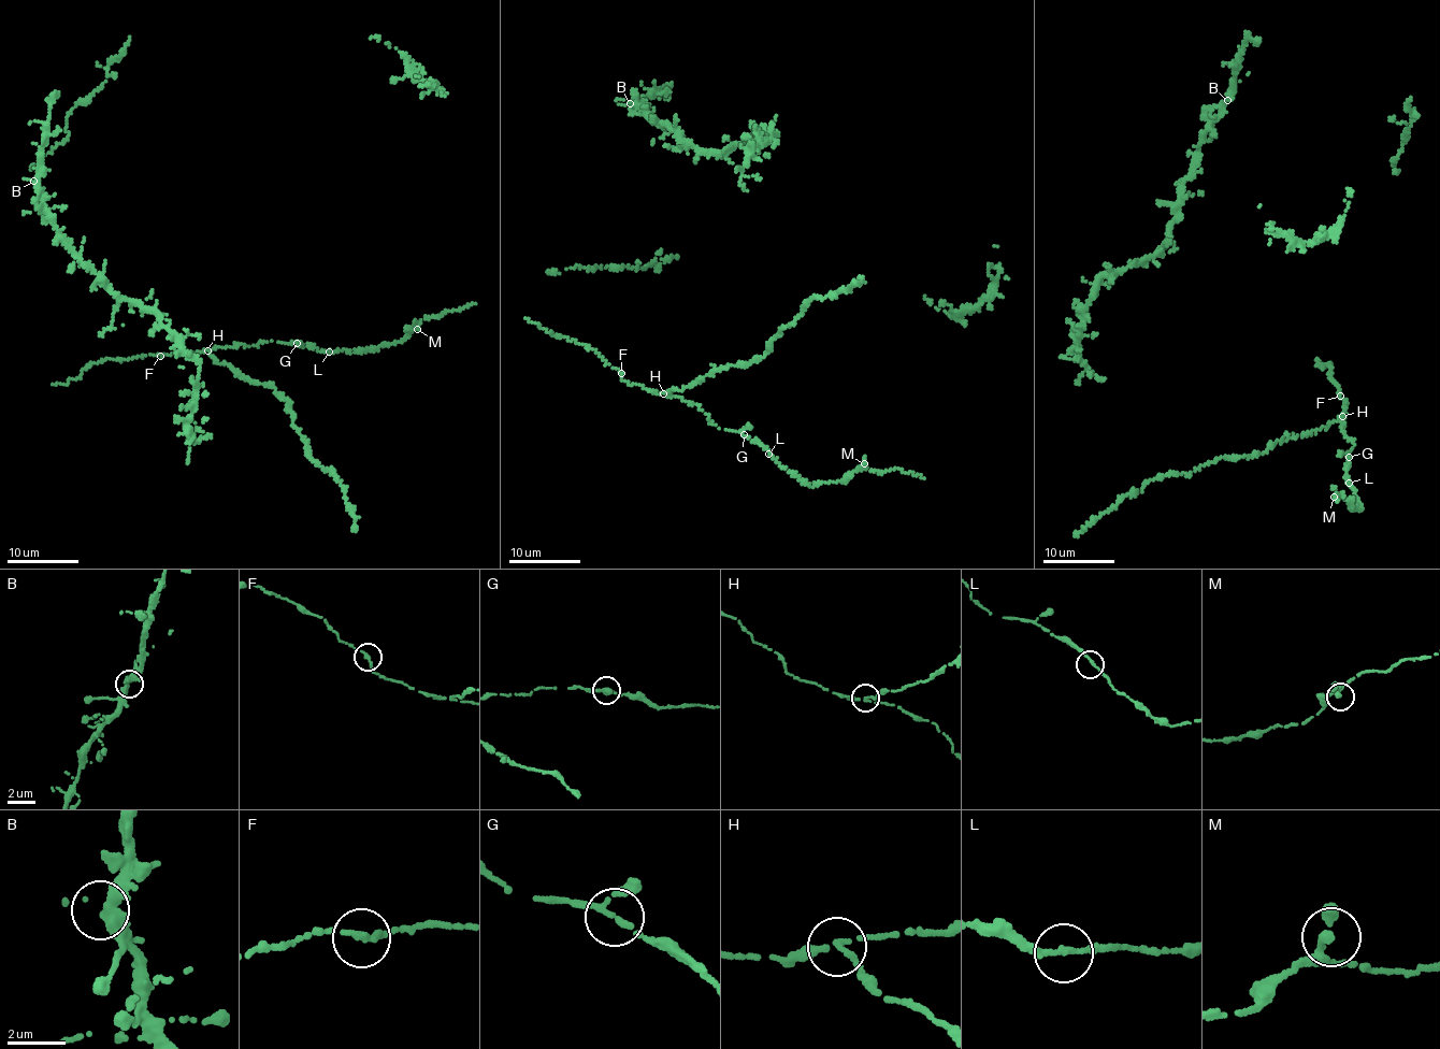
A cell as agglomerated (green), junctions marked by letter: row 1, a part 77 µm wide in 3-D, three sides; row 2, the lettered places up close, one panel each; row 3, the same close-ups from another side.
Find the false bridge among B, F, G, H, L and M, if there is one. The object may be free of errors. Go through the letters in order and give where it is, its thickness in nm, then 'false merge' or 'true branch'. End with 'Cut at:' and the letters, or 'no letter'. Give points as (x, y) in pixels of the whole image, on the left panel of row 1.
B: place (33, 181); calibre 300 nm; true branch
F: place (160, 356); calibre 240 nm; true branch
G: place (297, 343); calibre 190 nm; true branch
H: place (207, 350); calibre 180 nm; false merge
L: place (329, 351); calibre 220 nm; true branch
M: place (417, 329); calibre 200 nm; true branch
Cut at: H

